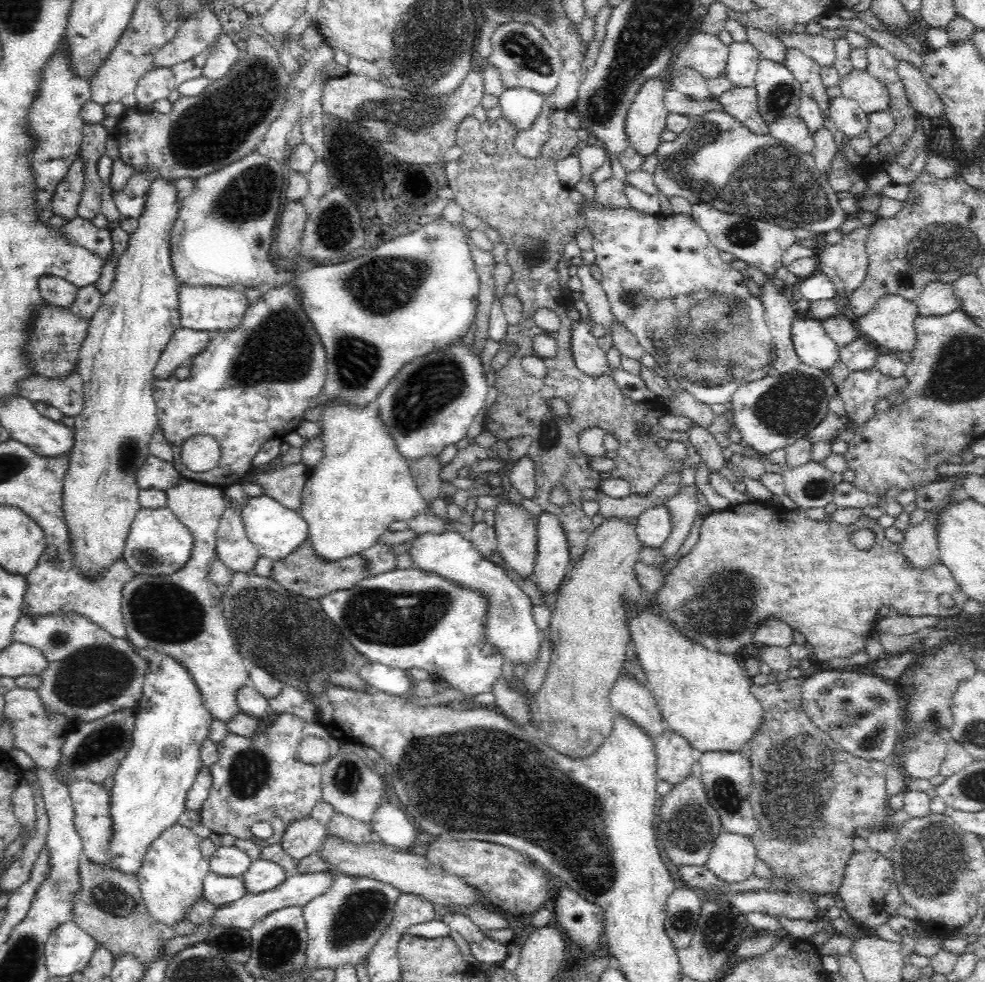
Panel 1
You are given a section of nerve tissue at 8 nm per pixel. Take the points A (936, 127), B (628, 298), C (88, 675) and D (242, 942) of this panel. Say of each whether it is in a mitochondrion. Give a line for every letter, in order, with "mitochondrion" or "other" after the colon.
A: other
B: mitochondrion
C: mitochondrion
D: mitochondrion

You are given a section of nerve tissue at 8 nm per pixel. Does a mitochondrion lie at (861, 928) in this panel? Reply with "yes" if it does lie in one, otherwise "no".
no

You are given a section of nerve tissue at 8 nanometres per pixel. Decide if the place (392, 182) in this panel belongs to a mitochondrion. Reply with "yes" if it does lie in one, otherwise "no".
no

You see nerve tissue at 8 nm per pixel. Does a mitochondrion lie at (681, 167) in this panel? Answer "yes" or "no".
yes

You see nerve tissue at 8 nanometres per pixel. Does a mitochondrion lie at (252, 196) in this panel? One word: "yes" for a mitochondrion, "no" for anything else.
yes

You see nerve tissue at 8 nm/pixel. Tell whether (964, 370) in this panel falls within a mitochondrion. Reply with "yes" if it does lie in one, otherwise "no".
yes

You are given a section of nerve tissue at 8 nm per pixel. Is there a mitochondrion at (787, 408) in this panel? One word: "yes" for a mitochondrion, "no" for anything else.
yes

